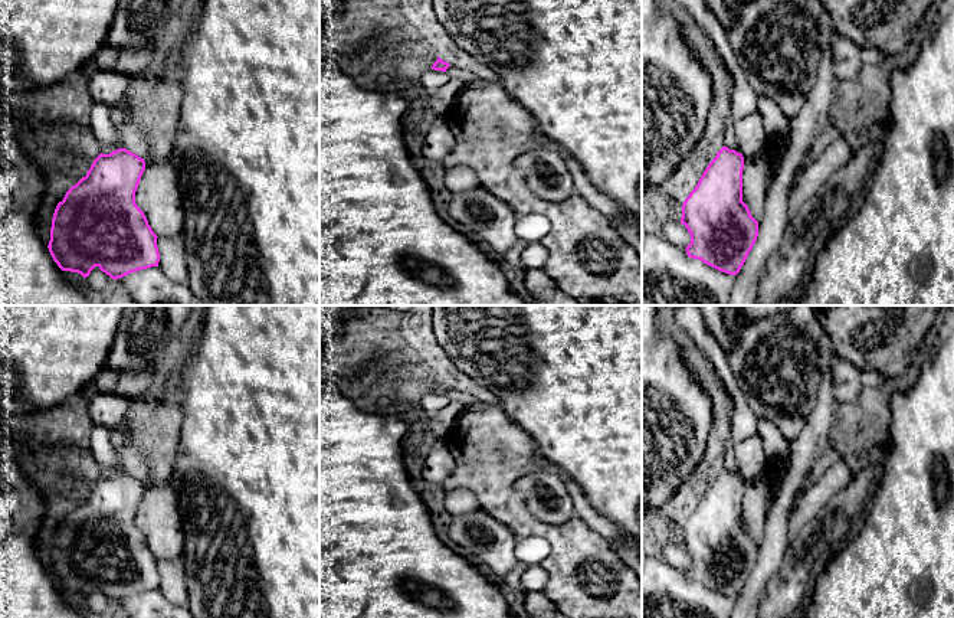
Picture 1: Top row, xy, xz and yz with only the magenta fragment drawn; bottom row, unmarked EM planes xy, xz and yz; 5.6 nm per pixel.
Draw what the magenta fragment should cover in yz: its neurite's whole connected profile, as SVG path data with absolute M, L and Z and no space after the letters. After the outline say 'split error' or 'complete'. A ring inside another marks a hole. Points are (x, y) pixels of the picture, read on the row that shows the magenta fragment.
M724 145L682 205L681 223L691 235L688 256L730 275L740 272L758 236L758 222L742 202L742 170L742 154Z | complete

